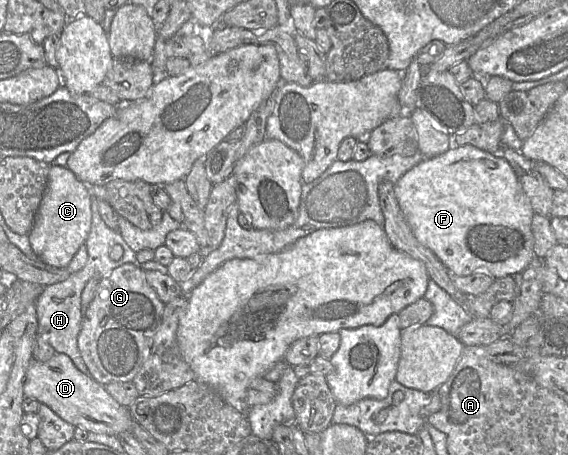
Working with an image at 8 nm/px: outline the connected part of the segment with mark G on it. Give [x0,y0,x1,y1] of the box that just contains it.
[77,263,165,386]

